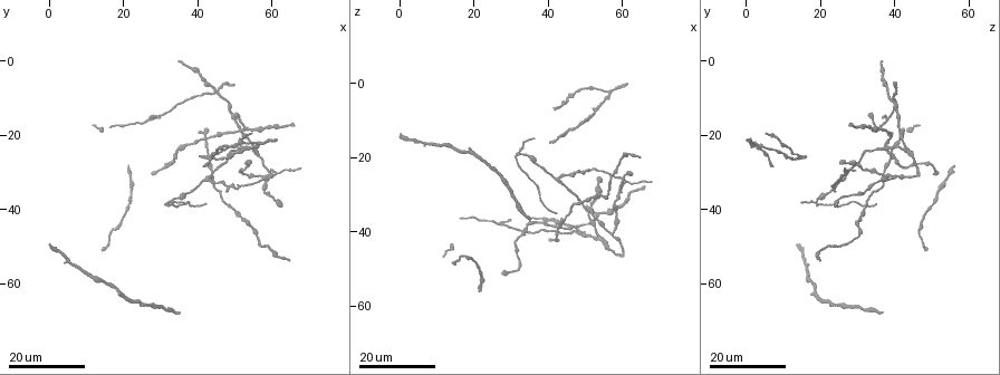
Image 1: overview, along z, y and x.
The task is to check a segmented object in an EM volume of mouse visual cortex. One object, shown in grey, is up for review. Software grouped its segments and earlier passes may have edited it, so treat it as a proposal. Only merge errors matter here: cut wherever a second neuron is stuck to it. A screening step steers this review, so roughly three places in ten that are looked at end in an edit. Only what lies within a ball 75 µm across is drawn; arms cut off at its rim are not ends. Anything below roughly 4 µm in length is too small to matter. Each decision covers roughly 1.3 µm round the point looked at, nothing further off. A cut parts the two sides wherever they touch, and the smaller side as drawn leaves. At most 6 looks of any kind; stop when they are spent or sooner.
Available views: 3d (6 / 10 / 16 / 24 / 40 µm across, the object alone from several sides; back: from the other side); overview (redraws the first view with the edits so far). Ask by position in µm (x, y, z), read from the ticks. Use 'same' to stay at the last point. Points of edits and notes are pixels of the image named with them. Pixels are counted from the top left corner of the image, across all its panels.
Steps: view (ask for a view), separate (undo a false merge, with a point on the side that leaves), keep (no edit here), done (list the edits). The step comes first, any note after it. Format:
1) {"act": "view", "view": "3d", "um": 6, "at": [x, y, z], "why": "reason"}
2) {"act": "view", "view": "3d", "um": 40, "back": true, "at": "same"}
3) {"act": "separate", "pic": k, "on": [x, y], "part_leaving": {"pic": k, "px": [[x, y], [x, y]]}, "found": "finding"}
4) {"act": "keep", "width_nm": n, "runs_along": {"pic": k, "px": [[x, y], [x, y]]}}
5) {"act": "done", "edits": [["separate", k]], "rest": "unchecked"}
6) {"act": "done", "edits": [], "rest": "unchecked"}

{"act": "view", "view": "3d", "um": 24, "at": [45.0, 9.0, 38.0], "why": "three-way junction"}

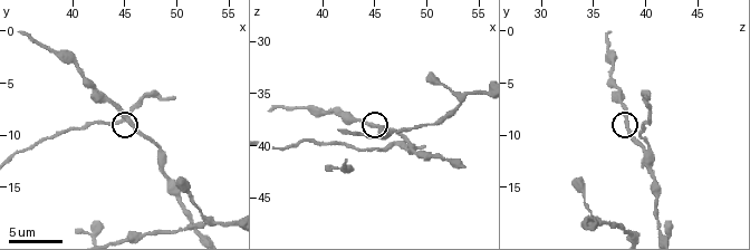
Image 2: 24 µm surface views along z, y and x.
{"act": "view", "view": "3d", "um": 6, "at": [45.4, 8.8, 38.2]}

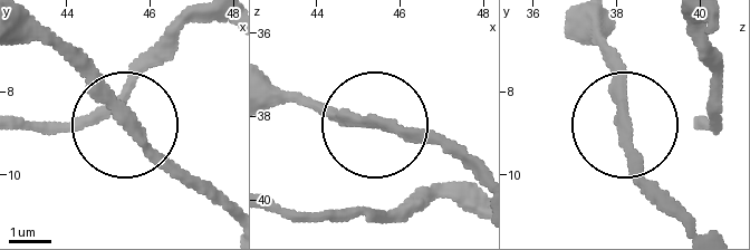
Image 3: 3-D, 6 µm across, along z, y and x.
{"act": "keep", "arms": 3, "runs_along": {"pic": 3, "px": [[478, 175], [445, 151], [299, 101]]}, "found": "all the same neuron"}

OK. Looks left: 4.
{"act": "view", "view": "3d", "um": 16, "at": [42.5, 32.0, 26.0], "why": "thin arm on a thick one"}

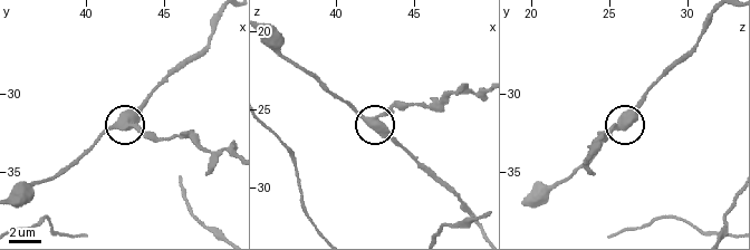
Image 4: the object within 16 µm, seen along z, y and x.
{"act": "view", "view": "3d", "um": 10, "at": [42.6, 32.0, 25.4]}

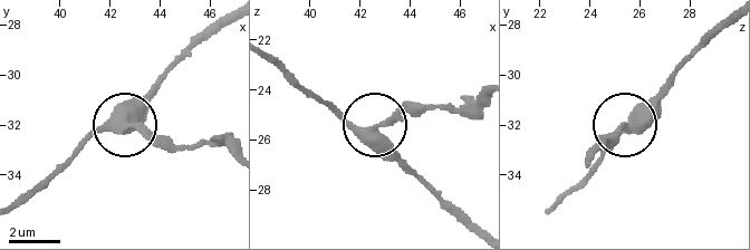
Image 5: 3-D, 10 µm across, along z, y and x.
{"act": "separate", "pic": 5, "on": [159, 138], "arms": 3, "part_leaving": {"pic": 5, "px": [[131, 125], [186, 144], [231, 146]]}, "found": "two neurons meet here"}

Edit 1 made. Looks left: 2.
{"act": "done", "edits": [["separate", 5]], "rest": "unchecked"}

